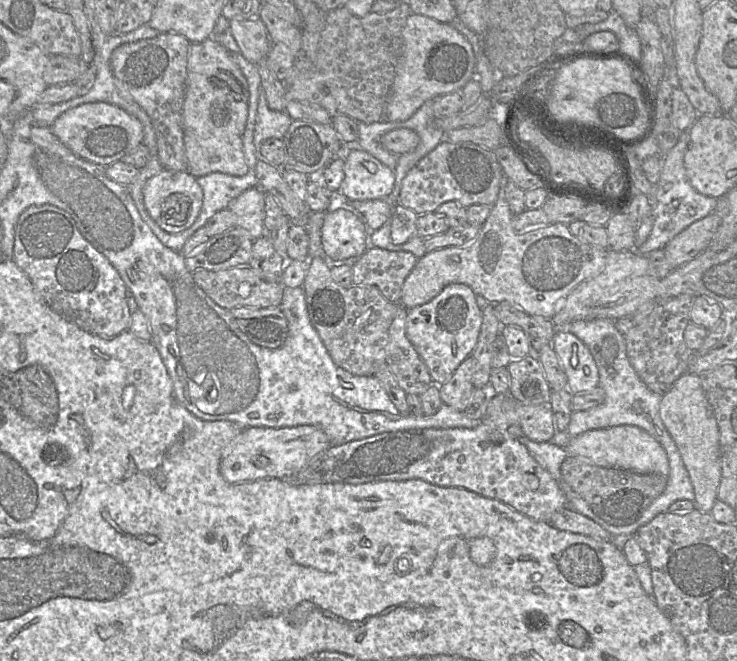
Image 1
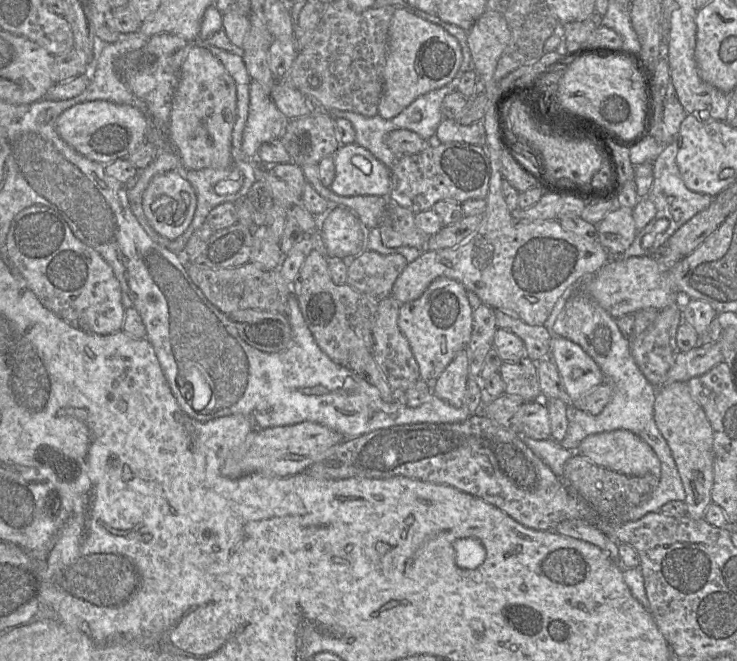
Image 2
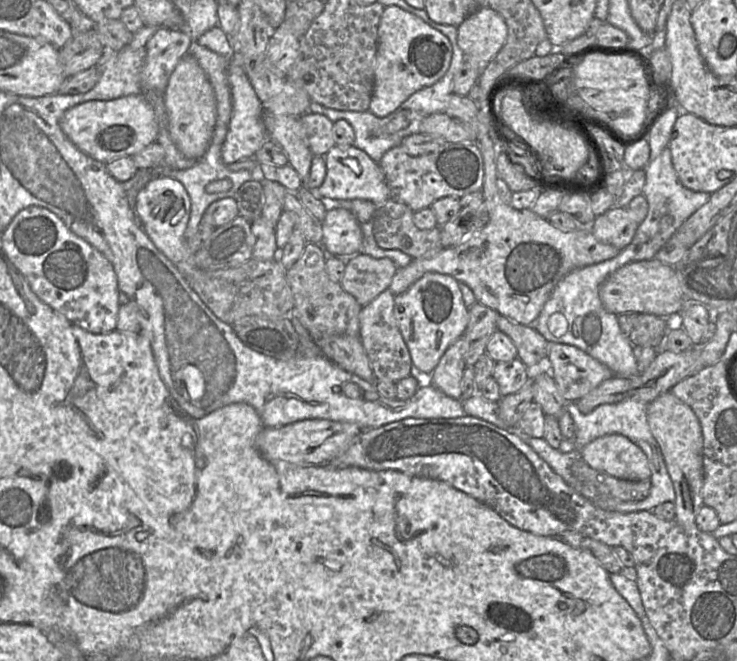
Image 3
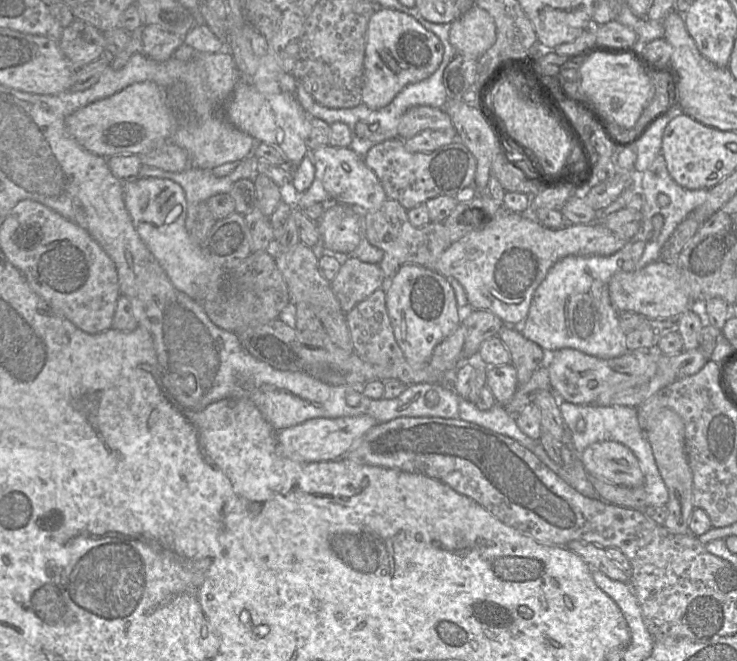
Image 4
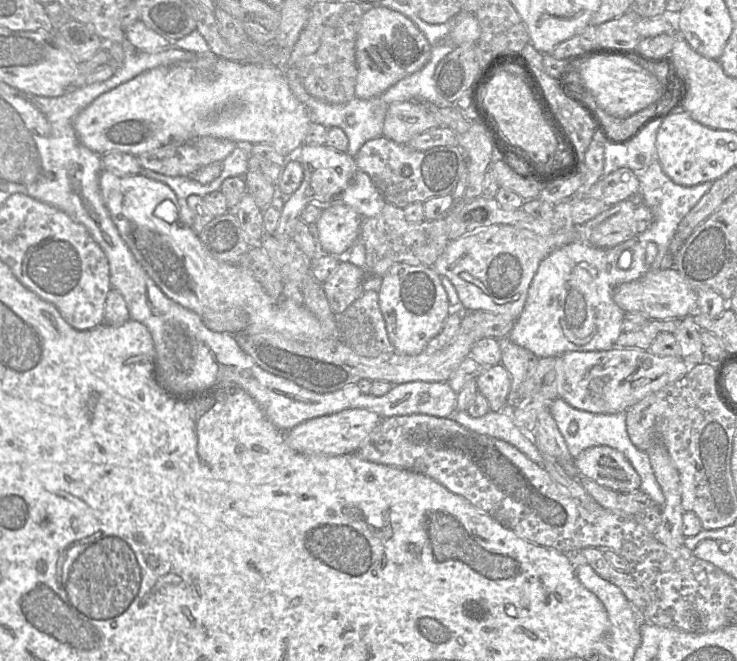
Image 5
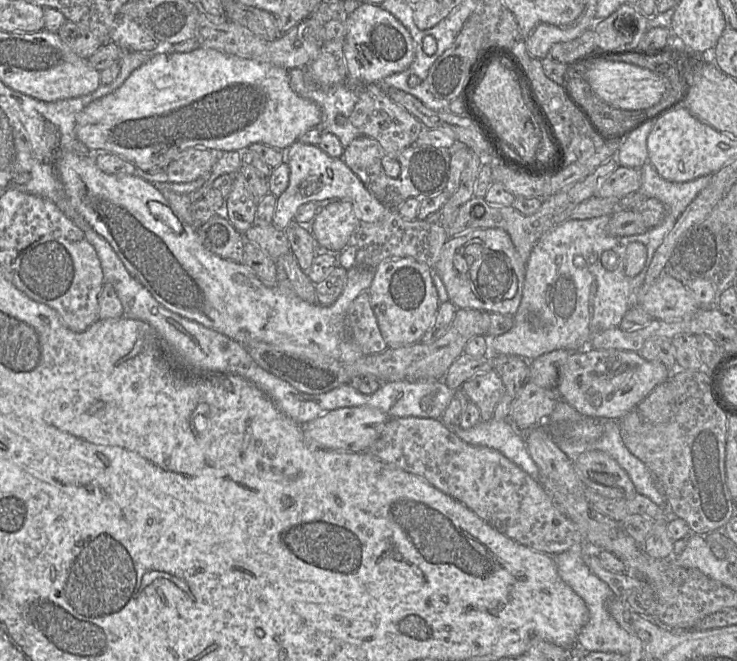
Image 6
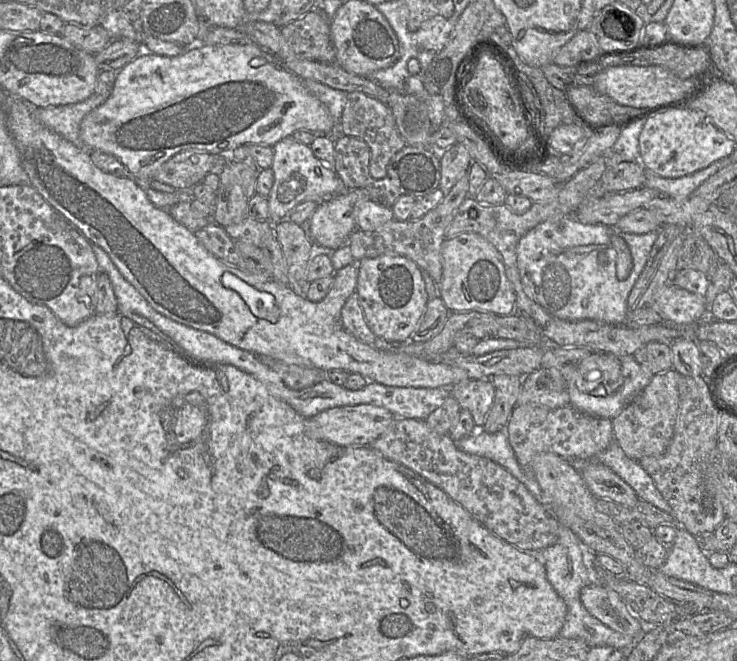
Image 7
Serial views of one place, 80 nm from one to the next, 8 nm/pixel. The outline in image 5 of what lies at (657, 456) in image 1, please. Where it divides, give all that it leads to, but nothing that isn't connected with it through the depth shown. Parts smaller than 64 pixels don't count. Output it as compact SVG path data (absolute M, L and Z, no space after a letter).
M609 446L587 448L573 463L583 477L611 490L627 493L640 489L641 479L630 462Z

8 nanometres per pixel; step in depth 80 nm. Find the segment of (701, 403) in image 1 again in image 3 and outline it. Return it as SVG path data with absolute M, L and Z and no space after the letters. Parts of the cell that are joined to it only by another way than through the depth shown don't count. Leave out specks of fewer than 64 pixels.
M667 391L648 404L647 421L674 487L675 520L682 526L693 525L698 512L704 506L701 496L703 437L699 420L689 405Z

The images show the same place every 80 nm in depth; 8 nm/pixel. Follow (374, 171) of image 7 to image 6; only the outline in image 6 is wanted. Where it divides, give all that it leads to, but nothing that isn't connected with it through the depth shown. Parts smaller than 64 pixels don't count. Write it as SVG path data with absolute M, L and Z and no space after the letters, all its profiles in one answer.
M381 84L364 85L357 90L357 102L349 122L357 128L360 135L373 138L379 142L383 151L382 167L389 177L396 178L400 173L398 157L407 147L415 144L424 129L423 124L399 104L393 102L382 89Z

